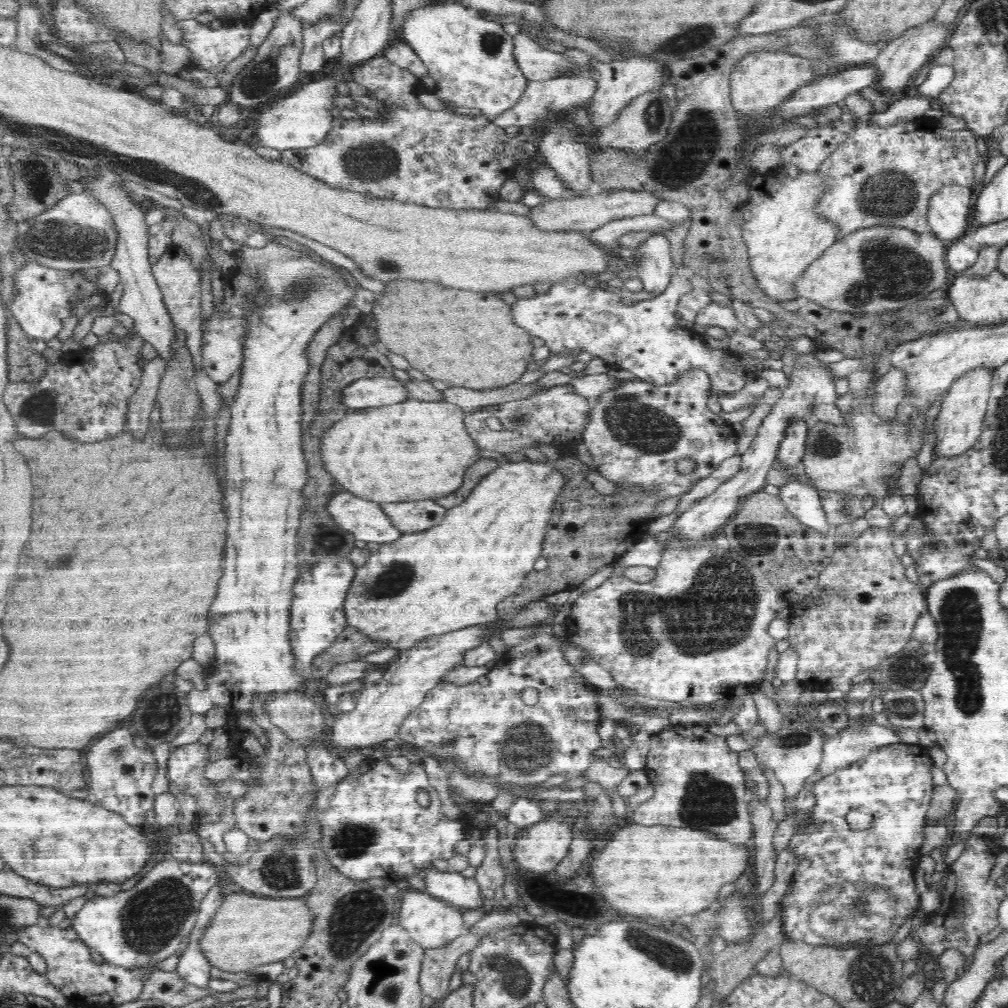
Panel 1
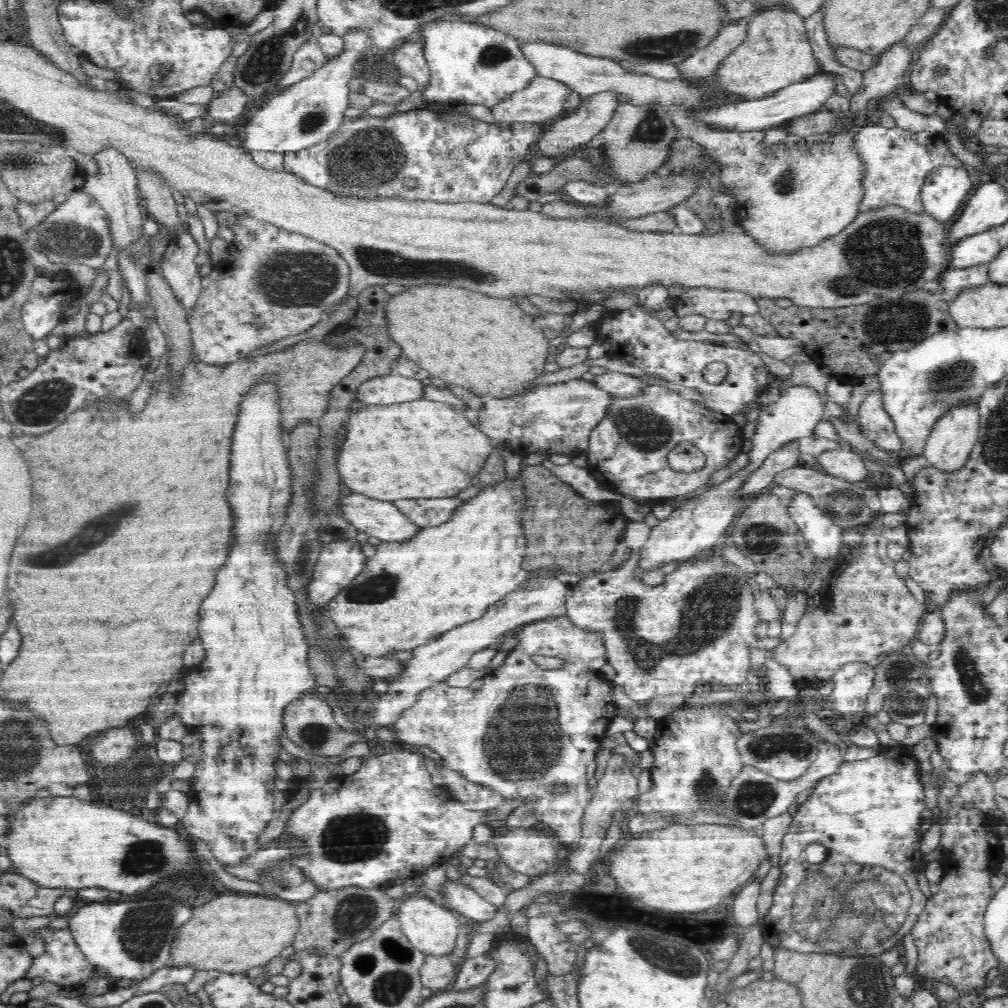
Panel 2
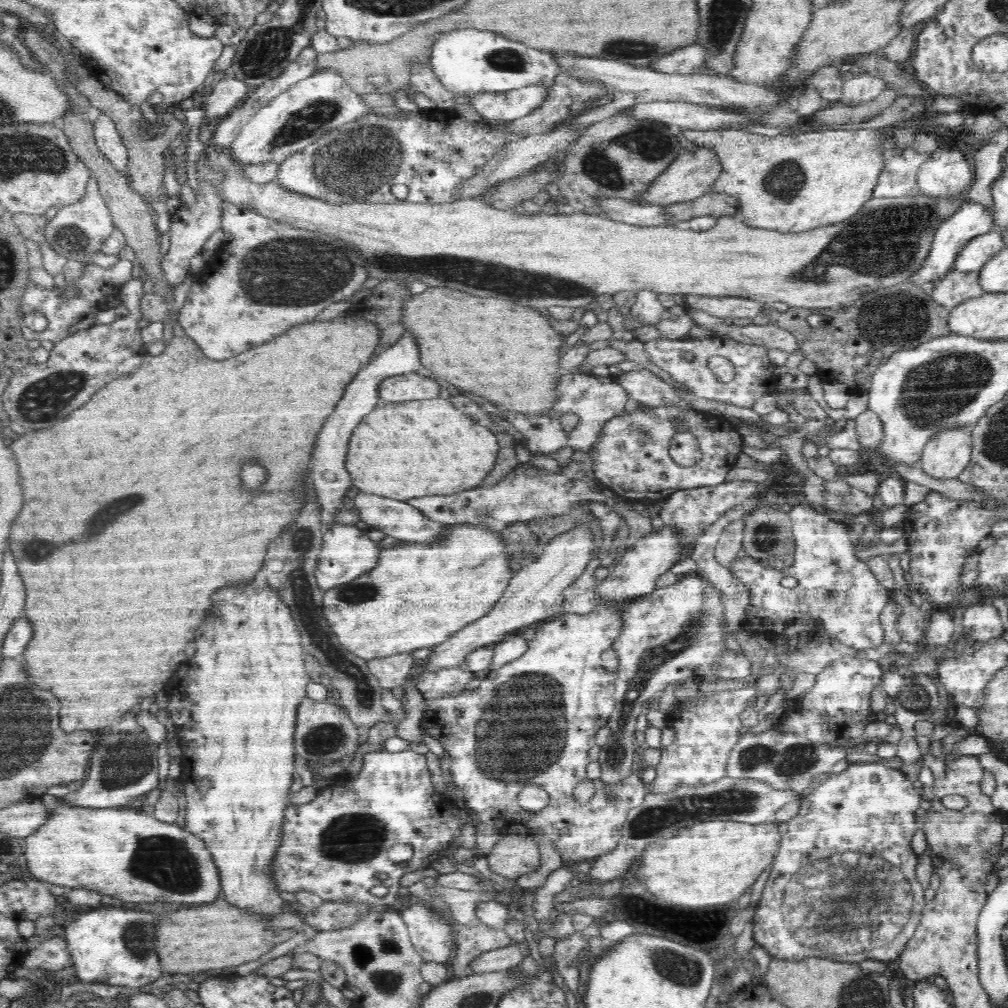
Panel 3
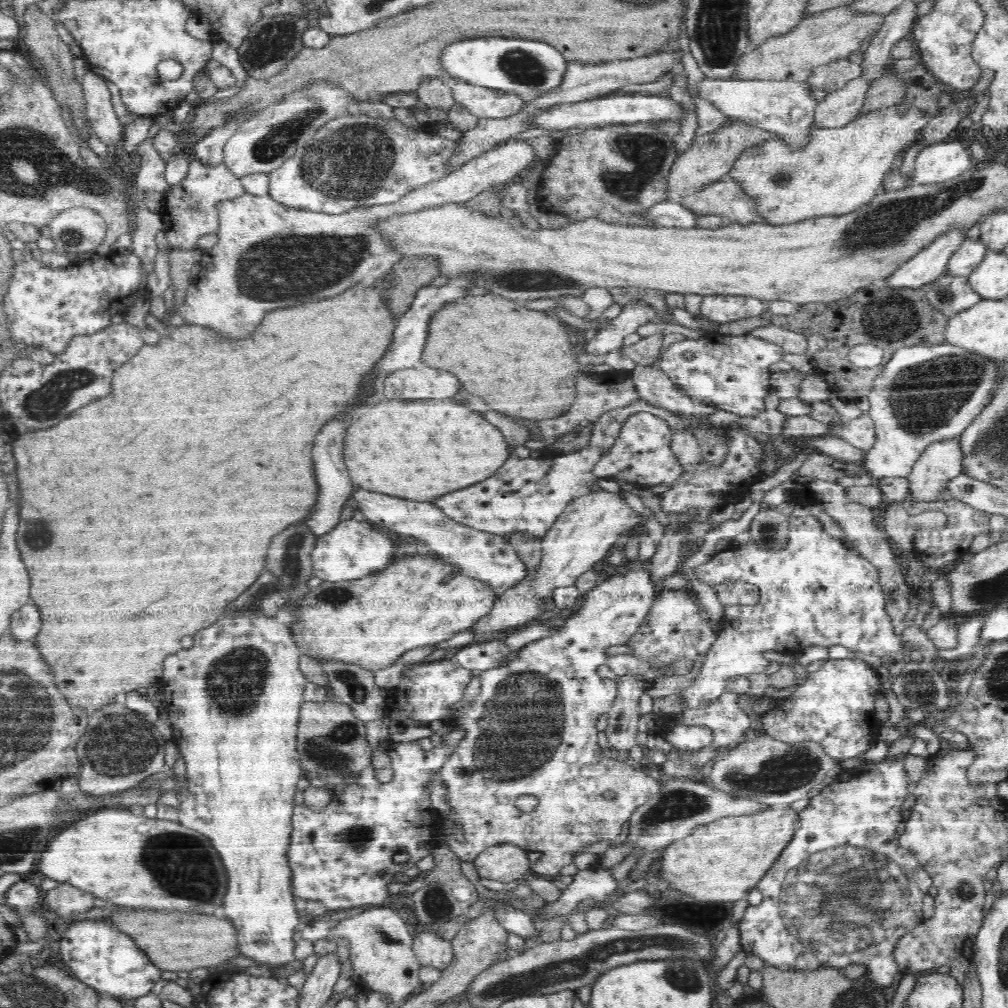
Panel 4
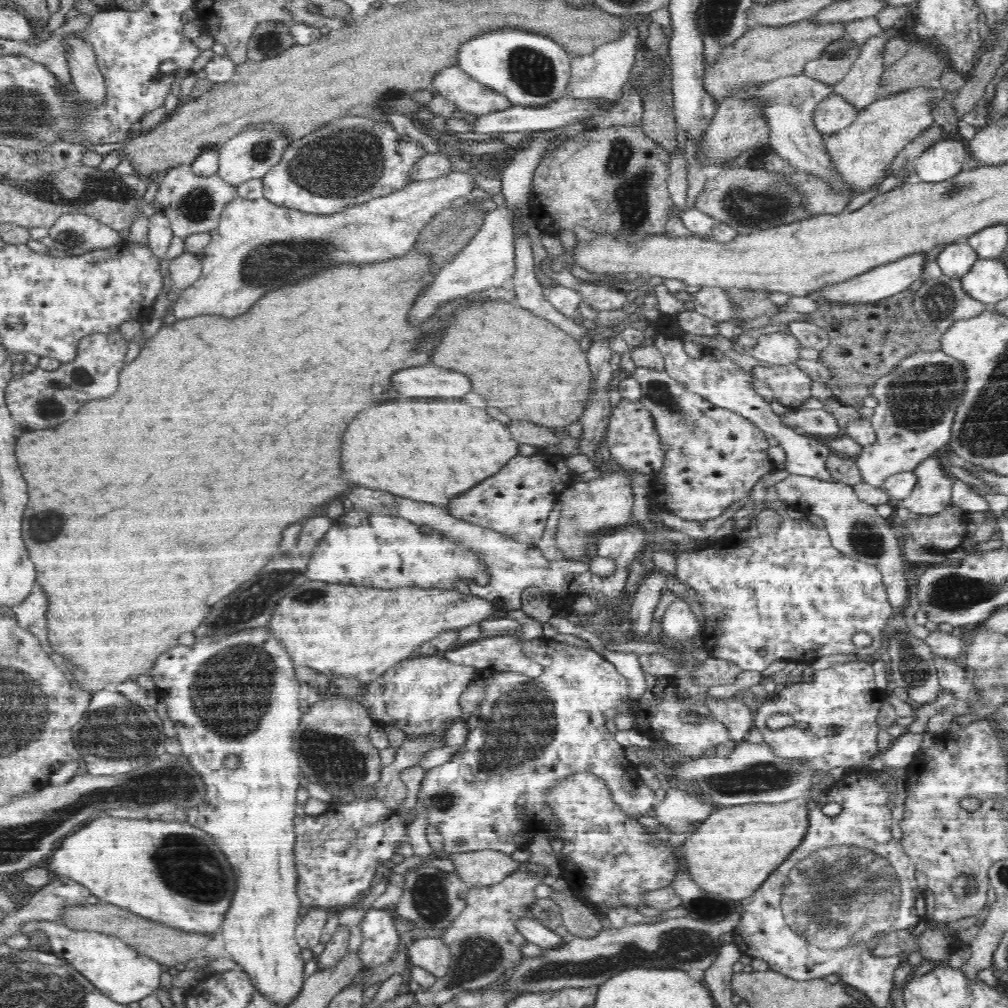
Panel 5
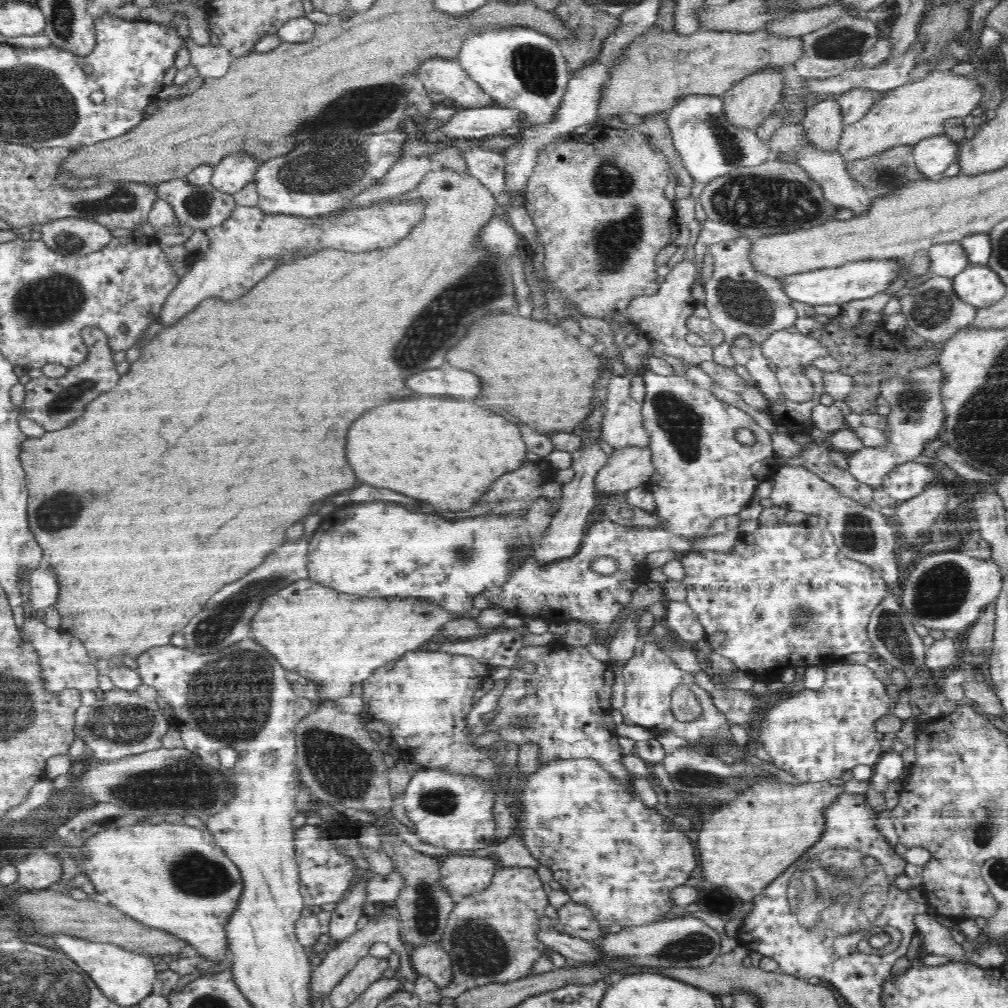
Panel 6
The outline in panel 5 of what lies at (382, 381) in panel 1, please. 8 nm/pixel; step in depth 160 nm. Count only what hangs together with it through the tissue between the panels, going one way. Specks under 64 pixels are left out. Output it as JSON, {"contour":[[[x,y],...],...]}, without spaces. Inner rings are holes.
{"contour":[[[432,364],[404,368],[392,376],[392,388],[408,398],[436,398],[464,396],[470,392],[470,380],[460,372],[448,372]]]}

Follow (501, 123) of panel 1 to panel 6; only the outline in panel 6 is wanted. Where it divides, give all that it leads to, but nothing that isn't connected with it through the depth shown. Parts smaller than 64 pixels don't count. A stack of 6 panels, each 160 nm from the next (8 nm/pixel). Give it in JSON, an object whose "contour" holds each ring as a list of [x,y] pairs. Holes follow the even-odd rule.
{"contour":[[[434,57],[428,62],[424,60],[419,66],[422,68],[416,70],[416,75],[429,94],[443,94],[461,109],[481,108],[494,104],[493,98],[470,78],[457,60]]]}

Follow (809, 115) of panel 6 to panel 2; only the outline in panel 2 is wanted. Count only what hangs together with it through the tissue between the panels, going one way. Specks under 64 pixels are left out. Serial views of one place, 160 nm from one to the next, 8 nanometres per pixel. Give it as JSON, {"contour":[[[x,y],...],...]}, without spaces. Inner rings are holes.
{"contour":[[[902,41],[897,42],[880,54],[878,62],[872,68],[863,72],[861,92],[849,97],[851,116],[865,110],[876,100],[895,94],[906,70],[914,62],[915,47],[910,47]]]}

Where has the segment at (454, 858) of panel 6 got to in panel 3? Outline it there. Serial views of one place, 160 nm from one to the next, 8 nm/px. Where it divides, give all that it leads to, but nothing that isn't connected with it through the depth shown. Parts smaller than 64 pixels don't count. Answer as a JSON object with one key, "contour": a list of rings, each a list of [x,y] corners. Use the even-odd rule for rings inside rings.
{"contour":[[[532,837],[501,838],[485,857],[492,872],[516,882],[519,876],[540,868],[538,843]]]}

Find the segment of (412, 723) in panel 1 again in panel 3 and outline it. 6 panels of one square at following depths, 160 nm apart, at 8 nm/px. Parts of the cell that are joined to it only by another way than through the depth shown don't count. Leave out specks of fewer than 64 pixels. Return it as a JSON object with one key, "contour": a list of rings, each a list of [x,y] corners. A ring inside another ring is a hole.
{"contour":[[[664,525],[664,527],[658,532],[650,532],[650,534],[641,538],[631,549],[622,550],[618,560],[610,568],[609,576],[599,584],[597,592],[603,599],[603,602],[593,614],[574,615],[563,613],[558,616],[556,620],[546,622],[544,626],[539,626],[534,630],[534,634],[531,636],[532,640],[528,641],[527,652],[523,656],[516,658],[516,660],[512,662],[508,662],[508,664],[504,664],[504,666],[500,666],[500,668],[497,668],[495,671],[485,672],[481,676],[481,683],[478,688],[464,690],[460,694],[454,696],[425,700],[424,704],[426,708],[424,708],[424,716],[422,716],[422,720],[420,720],[419,728],[426,734],[429,734],[432,738],[439,740],[440,744],[445,748],[445,751],[448,752],[449,770],[451,771],[451,776],[456,789],[463,794],[465,809],[473,810],[475,816],[480,818],[479,825],[477,826],[476,848],[474,849],[476,856],[488,855],[494,844],[496,844],[501,838],[522,836],[532,837],[532,839],[538,840],[536,835],[540,832],[552,840],[553,846],[558,850],[558,853],[566,866],[575,866],[580,862],[588,860],[594,861],[596,858],[600,858],[600,856],[616,848],[623,833],[623,826],[626,822],[627,814],[632,810],[632,808],[636,808],[636,806],[640,806],[643,803],[643,800],[648,793],[647,784],[642,781],[640,774],[630,772],[628,778],[624,778],[620,784],[616,784],[615,786],[607,786],[607,784],[602,782],[600,779],[594,779],[595,793],[585,804],[581,804],[576,797],[574,797],[574,788],[576,788],[580,782],[586,780],[586,766],[588,766],[588,763],[590,762],[588,758],[588,750],[595,745],[594,738],[596,738],[598,730],[607,725],[608,720],[611,718],[611,715],[615,710],[614,702],[610,702],[610,704],[598,704],[600,698],[594,696],[594,698],[590,700],[588,694],[578,692],[578,690],[582,690],[582,686],[590,686],[590,688],[598,688],[598,686],[600,686],[600,688],[610,688],[610,686],[614,686],[615,678],[617,676],[610,676],[610,672],[605,668],[602,668],[601,657],[606,650],[611,648],[614,640],[620,636],[622,625],[622,619],[620,619],[620,608],[626,606],[626,604],[632,602],[632,600],[640,600],[642,596],[655,592],[658,588],[656,585],[658,577],[662,576],[662,574],[665,574],[667,571],[670,571],[670,568],[675,563],[686,557],[686,550],[686,545],[682,543],[682,539],[680,539],[680,535],[676,533],[674,527]],[[568,706],[570,706],[570,708],[568,708]],[[596,706],[613,706],[613,708],[596,708]],[[602,720],[604,720],[604,722],[602,722]],[[526,783],[538,785],[549,794],[549,803],[544,808],[541,808],[534,813],[532,811],[524,810],[520,805],[518,805],[518,794],[520,794],[520,791],[524,788]],[[610,794],[616,796],[615,804],[610,803]]]}

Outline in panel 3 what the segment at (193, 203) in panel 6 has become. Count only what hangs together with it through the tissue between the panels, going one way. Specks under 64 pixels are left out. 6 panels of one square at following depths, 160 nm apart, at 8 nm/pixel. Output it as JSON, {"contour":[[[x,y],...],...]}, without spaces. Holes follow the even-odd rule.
{"contour":[[[201,156],[197,162],[197,180],[200,186],[199,191],[195,194],[196,202],[194,206],[181,206],[171,215],[170,246],[166,254],[161,258],[161,267],[165,272],[165,279],[174,286],[183,283],[189,278],[190,258],[201,254],[202,248],[206,241],[216,232],[222,229],[222,202],[217,192],[219,182],[224,178],[222,171],[216,171],[208,167],[206,157]]]}

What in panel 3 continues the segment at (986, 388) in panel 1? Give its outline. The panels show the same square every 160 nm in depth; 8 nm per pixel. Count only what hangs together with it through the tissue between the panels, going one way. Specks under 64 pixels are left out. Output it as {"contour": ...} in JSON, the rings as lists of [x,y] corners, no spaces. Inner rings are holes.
{"contour":[[[972,426],[937,432],[923,450],[920,466],[934,478],[957,478],[970,464]]]}

